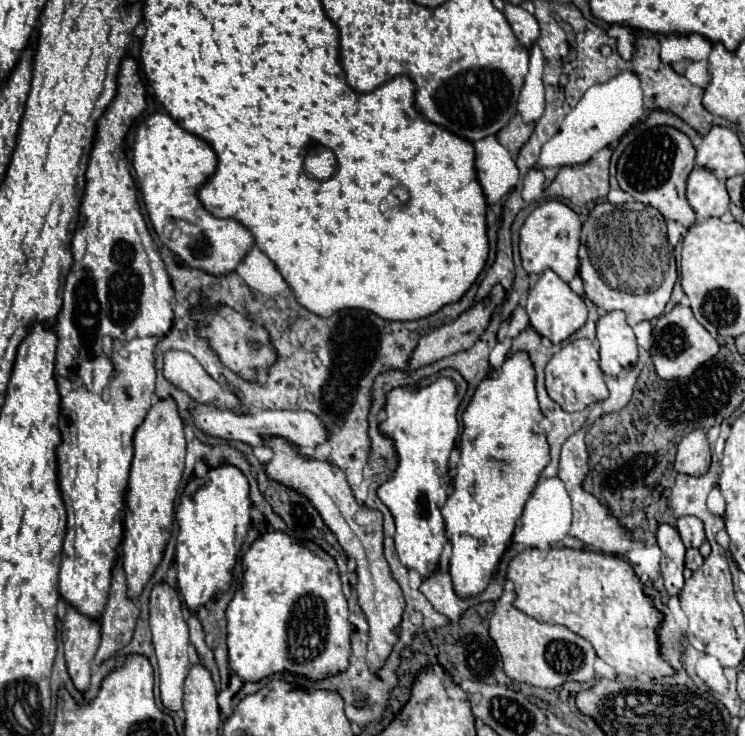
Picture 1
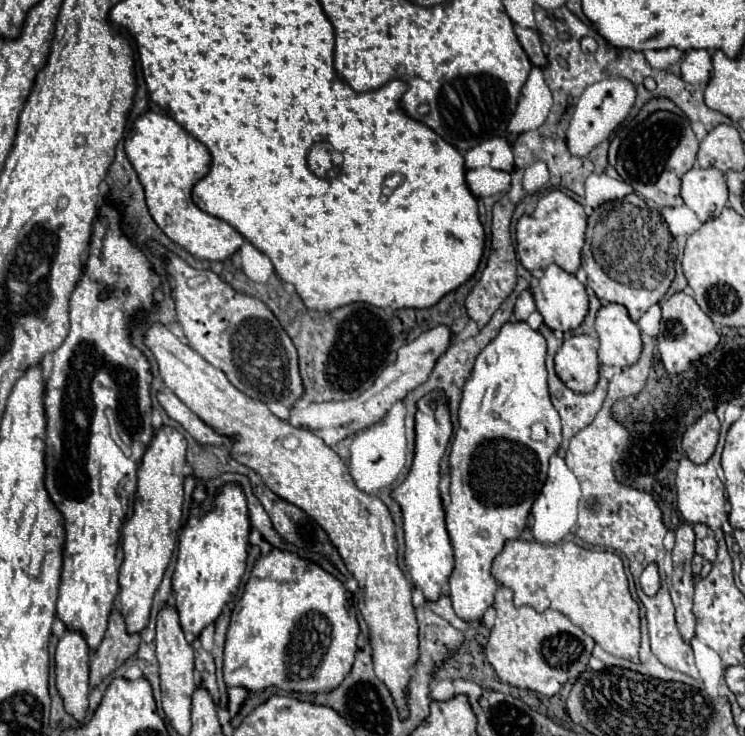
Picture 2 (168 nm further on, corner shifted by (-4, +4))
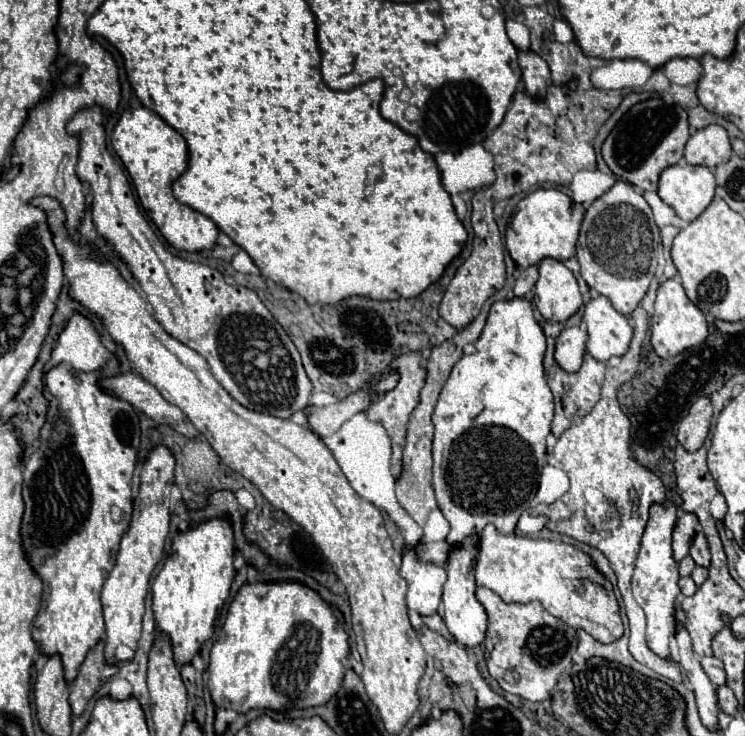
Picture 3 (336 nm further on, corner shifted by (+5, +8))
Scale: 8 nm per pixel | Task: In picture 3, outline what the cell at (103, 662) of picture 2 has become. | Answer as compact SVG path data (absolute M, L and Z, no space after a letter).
M98 642L86 656L86 660L80 666L78 678L68 686L70 696L70 708L74 716L80 716L86 710L86 704L96 694L96 690L114 674L118 672L118 666L110 666L104 660L104 642Z

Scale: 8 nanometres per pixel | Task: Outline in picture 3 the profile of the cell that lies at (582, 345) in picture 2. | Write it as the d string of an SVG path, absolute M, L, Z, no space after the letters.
M580 326L564 328L556 338L556 362L562 368L568 368L568 372L576 372L576 368L580 368L586 352L586 338L588 334Z

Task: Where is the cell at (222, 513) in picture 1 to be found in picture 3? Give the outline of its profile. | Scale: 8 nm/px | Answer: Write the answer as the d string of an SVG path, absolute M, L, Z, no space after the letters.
M208 520L192 528L190 532L178 534L172 542L170 556L164 568L158 572L152 584L152 610L156 630L170 636L174 648L174 662L178 666L190 664L194 654L200 652L202 644L212 638L218 612L222 610L230 584L234 578L234 534L226 520Z

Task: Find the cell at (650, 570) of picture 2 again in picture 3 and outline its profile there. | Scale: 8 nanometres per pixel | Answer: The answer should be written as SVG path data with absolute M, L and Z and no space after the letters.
M654 502L650 506L650 518L646 524L646 530L642 534L642 546L638 552L636 560L636 570L632 576L632 594L634 600L642 606L646 614L646 644L648 648L660 656L660 658L670 658L670 638L676 634L680 626L680 614L678 614L678 596L680 596L680 586L678 586L678 562L672 556L672 532L674 524L678 520L678 506L668 504L668 502Z

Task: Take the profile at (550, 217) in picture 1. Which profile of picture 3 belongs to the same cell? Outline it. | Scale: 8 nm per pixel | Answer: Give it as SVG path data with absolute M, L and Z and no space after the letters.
M554 188L534 190L532 194L524 196L518 202L516 214L506 230L506 248L516 266L524 270L532 264L538 264L546 256L556 258L560 262L572 258L576 254L576 242L584 212L586 210L580 204L576 204L570 196Z

